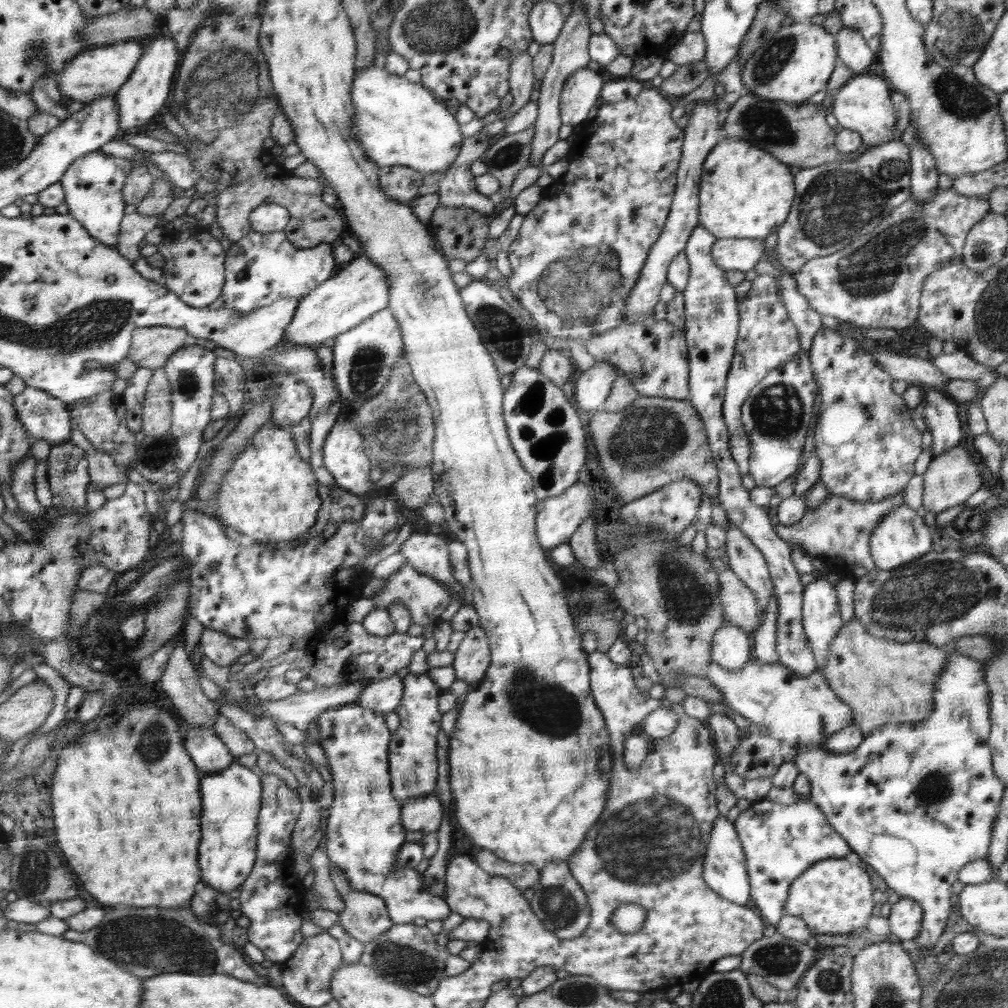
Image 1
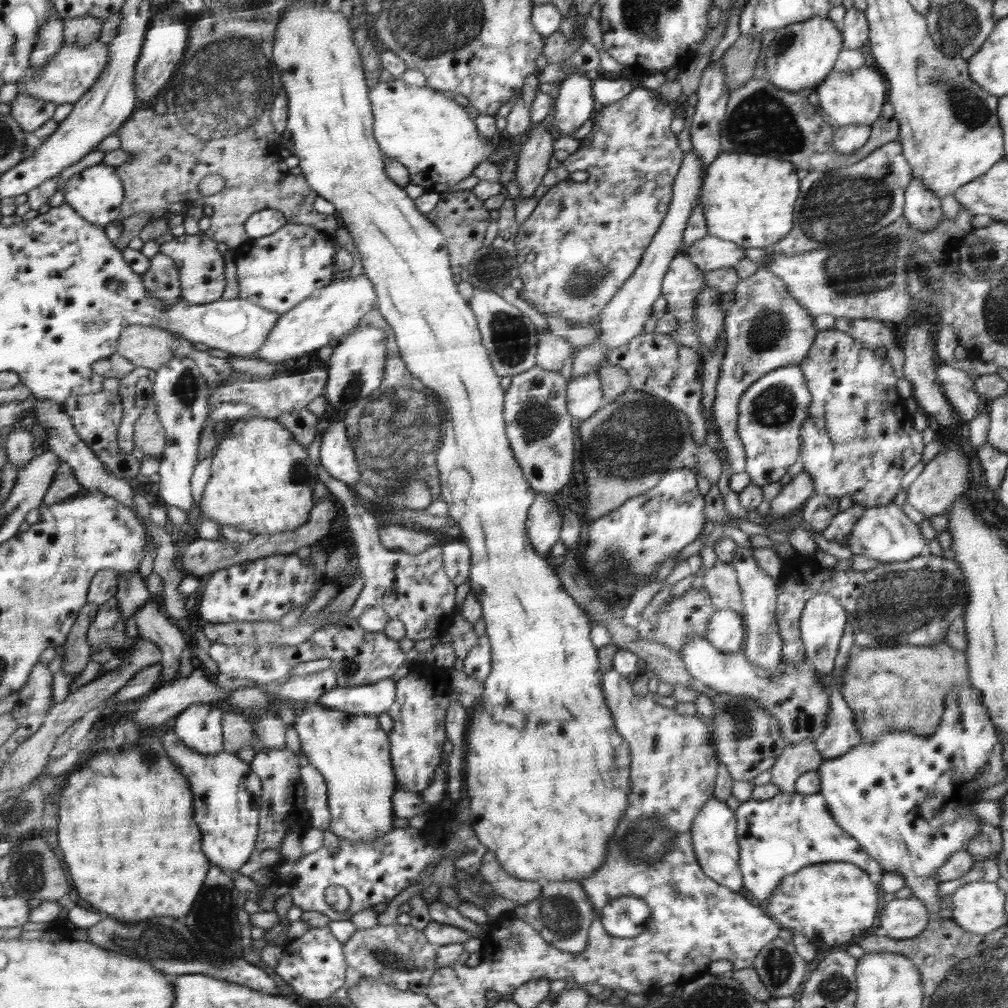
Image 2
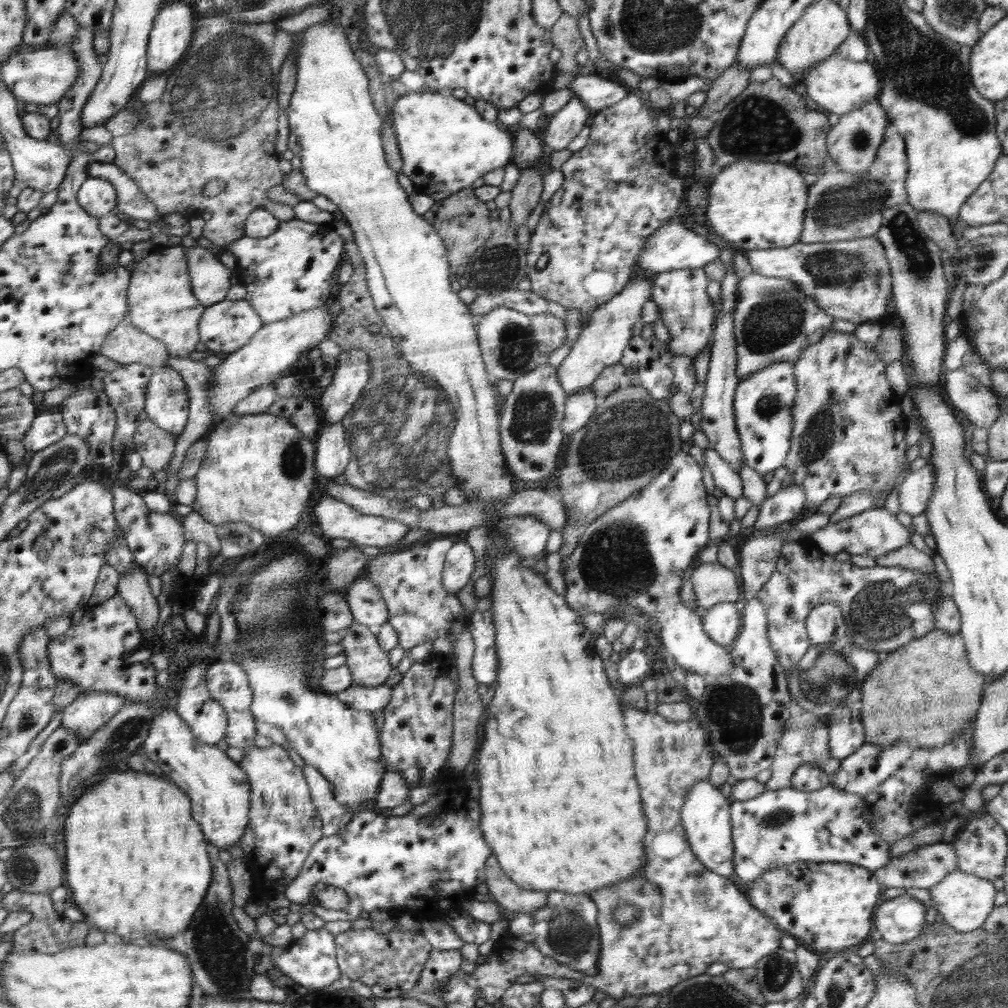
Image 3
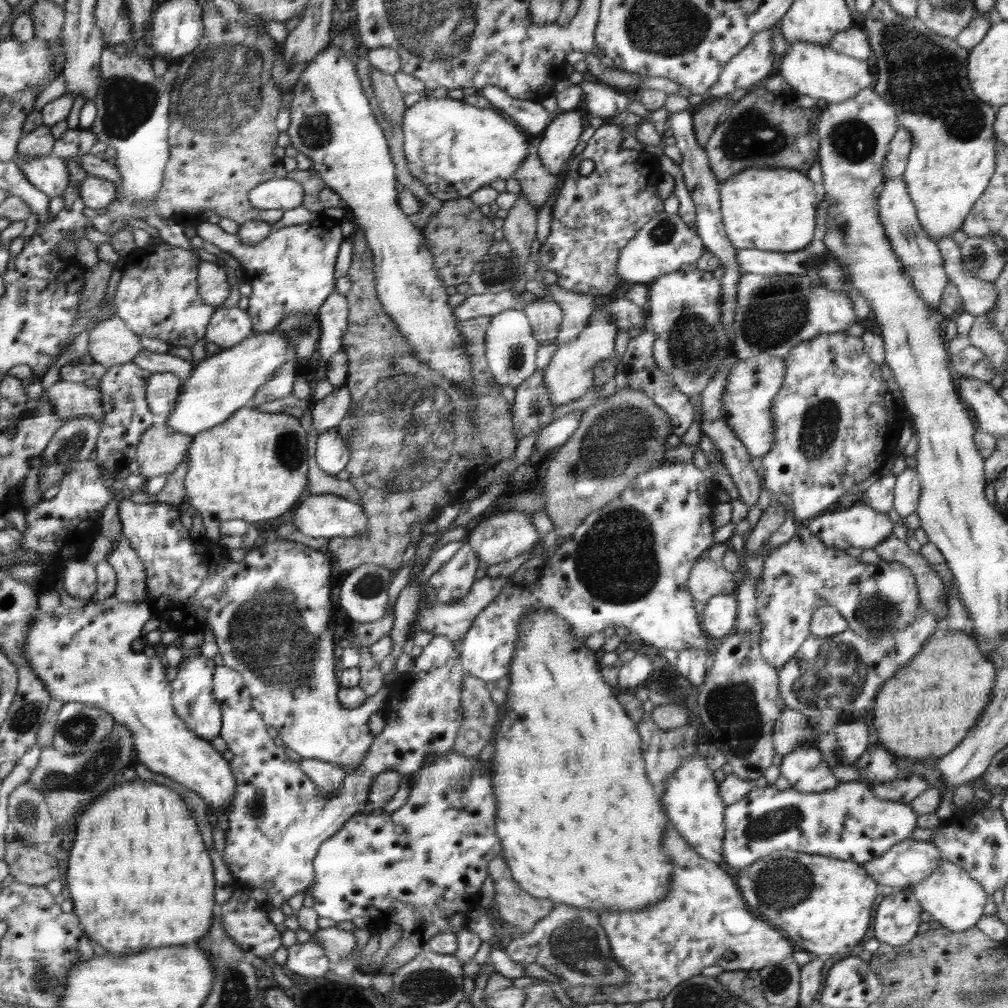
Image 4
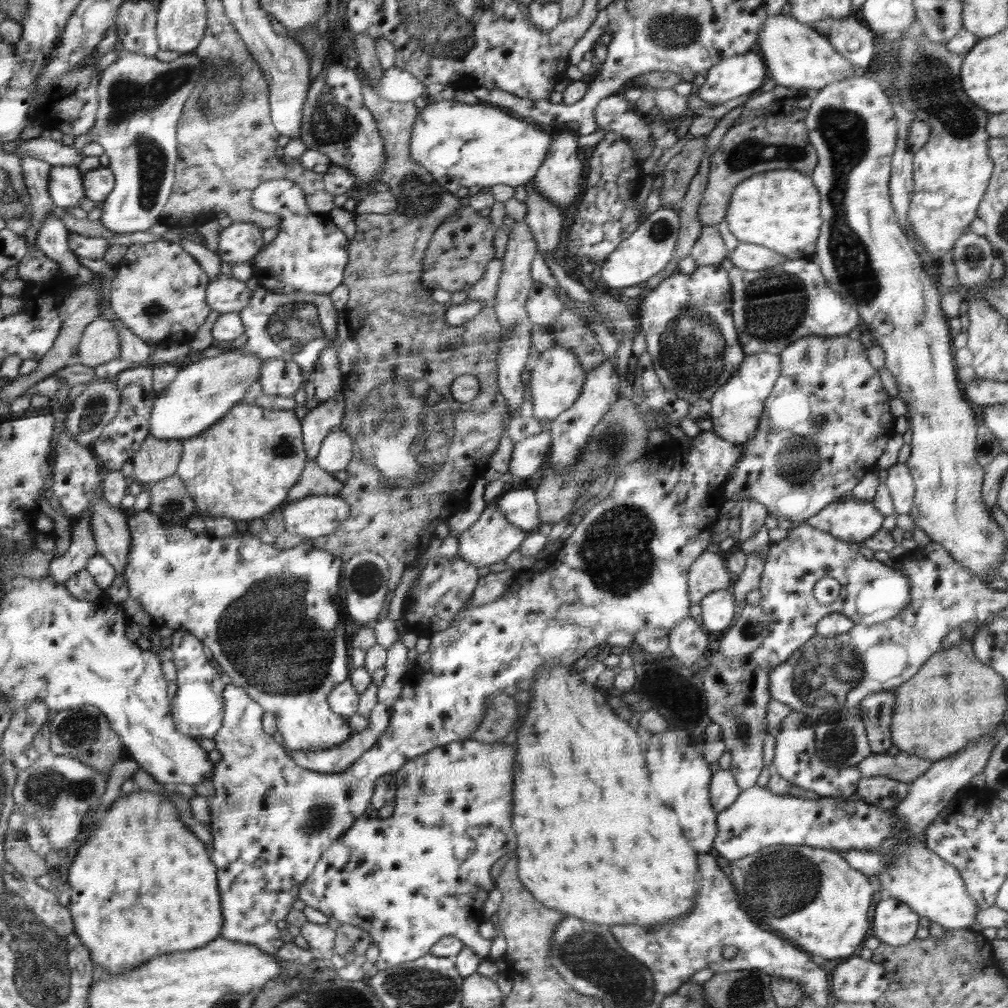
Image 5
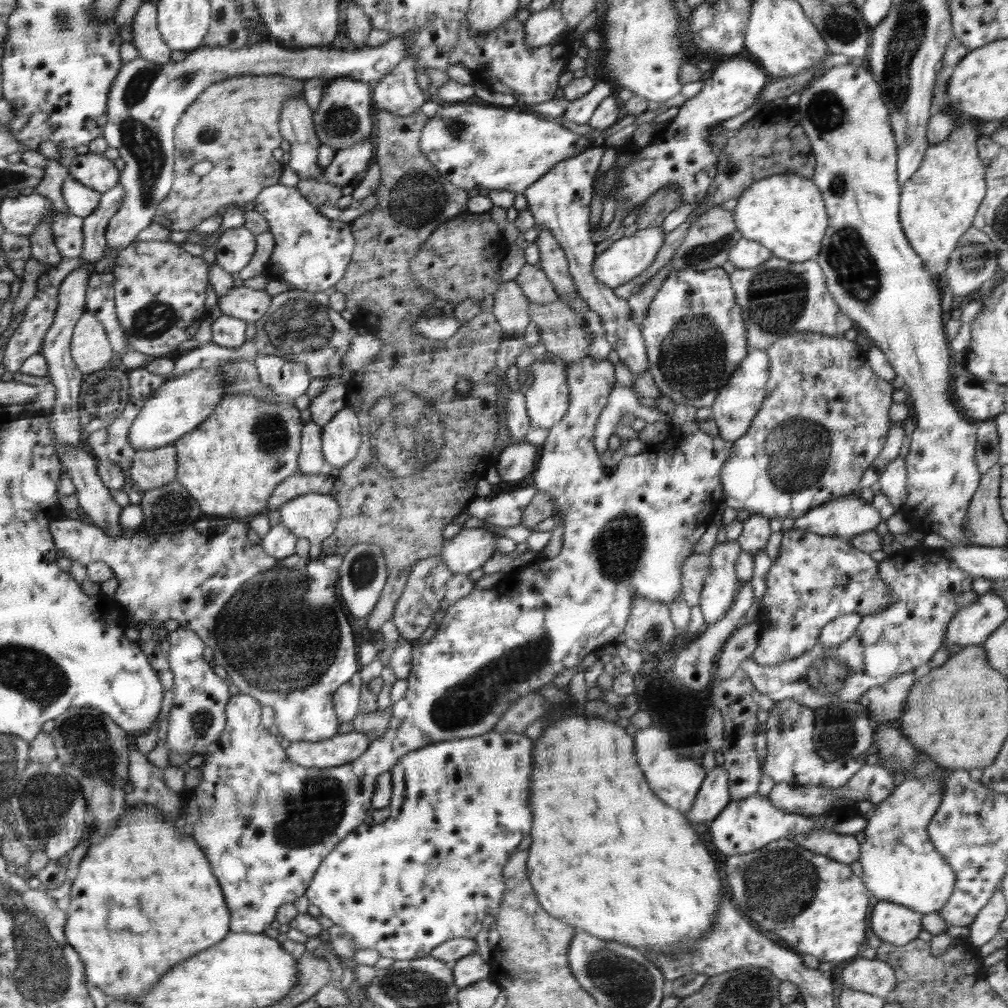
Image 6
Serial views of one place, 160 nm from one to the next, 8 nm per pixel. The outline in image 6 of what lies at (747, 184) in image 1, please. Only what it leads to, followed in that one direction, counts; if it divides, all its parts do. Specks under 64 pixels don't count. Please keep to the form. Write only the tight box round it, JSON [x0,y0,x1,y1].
[734,175,828,262]

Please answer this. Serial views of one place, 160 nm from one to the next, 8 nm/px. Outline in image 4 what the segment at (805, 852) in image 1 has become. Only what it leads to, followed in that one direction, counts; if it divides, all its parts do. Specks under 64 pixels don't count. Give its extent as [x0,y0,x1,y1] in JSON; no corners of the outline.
[723,781,917,869]

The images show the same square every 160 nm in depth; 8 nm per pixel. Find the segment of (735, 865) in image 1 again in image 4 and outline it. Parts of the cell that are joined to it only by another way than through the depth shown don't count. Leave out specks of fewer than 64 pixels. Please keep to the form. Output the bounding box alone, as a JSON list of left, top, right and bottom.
[663,753,726,864]

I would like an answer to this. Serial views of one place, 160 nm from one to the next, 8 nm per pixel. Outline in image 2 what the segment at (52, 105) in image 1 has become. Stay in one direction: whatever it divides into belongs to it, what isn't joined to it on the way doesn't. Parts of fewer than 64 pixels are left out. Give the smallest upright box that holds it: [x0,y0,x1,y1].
[32,6,65,68]

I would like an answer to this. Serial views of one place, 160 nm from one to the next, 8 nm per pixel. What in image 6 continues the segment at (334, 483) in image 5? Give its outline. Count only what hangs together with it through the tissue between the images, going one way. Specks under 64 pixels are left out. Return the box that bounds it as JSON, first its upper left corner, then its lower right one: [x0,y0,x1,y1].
[268,470,335,511]

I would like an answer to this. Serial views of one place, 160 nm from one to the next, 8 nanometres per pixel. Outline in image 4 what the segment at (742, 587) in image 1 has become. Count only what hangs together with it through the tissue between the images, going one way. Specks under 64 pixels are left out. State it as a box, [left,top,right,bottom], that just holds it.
[688,557,738,606]

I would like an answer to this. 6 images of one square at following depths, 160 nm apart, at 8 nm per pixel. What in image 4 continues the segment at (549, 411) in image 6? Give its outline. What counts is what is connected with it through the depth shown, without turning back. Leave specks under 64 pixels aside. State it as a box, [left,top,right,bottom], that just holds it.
[543,309,619,408]

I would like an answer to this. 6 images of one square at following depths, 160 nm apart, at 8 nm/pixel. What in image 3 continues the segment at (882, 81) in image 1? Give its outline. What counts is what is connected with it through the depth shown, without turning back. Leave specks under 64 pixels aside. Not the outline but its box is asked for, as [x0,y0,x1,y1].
[802,55,881,117]

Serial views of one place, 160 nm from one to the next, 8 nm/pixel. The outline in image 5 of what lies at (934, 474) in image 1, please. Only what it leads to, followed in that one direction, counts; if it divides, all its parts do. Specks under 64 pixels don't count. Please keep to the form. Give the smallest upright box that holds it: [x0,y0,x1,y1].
[885,463,915,514]

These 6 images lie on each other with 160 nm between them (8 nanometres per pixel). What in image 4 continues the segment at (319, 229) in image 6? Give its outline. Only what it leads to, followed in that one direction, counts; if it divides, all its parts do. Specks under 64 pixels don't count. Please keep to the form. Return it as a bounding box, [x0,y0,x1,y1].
[196,178,344,333]

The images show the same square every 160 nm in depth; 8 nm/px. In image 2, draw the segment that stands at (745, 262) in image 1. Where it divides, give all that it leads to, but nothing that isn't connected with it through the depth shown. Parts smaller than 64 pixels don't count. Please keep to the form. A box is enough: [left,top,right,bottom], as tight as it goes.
[680,234,745,272]

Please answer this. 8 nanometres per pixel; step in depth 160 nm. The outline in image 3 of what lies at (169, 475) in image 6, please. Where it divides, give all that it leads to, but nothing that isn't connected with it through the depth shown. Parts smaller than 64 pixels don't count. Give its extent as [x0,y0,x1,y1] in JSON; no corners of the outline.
[133,421,176,473]

